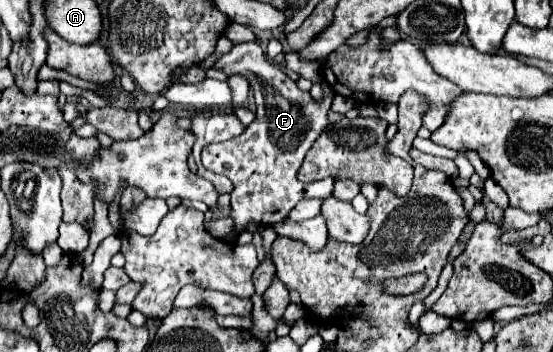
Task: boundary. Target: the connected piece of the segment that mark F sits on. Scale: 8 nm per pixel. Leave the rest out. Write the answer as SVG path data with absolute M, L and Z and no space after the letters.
M240 43L234 45L230 53L226 53L220 61L216 61L214 69L222 69L226 75L234 75L240 73L248 79L250 87L254 89L254 97L256 97L256 117L258 123L248 125L238 137L226 141L226 143L212 143L206 145L202 151L202 165L208 171L214 173L222 173L228 179L232 179L234 183L234 191L230 193L230 217L234 221L234 229L238 233L246 231L248 223L256 223L256 225L274 225L280 223L288 217L288 213L294 209L294 205L300 199L310 199L310 197L320 197L320 199L328 199L332 195L332 183L334 177L326 177L322 181L314 181L314 183L302 183L296 179L296 171L302 165L302 159L306 155L306 151L314 145L314 141L320 137L320 133L326 131L328 127L328 111L334 99L334 93L330 93L328 97L322 97L320 101L312 99L310 93L300 91L298 85L278 67L274 67L268 57L264 55L264 51L258 47L258 43Z

